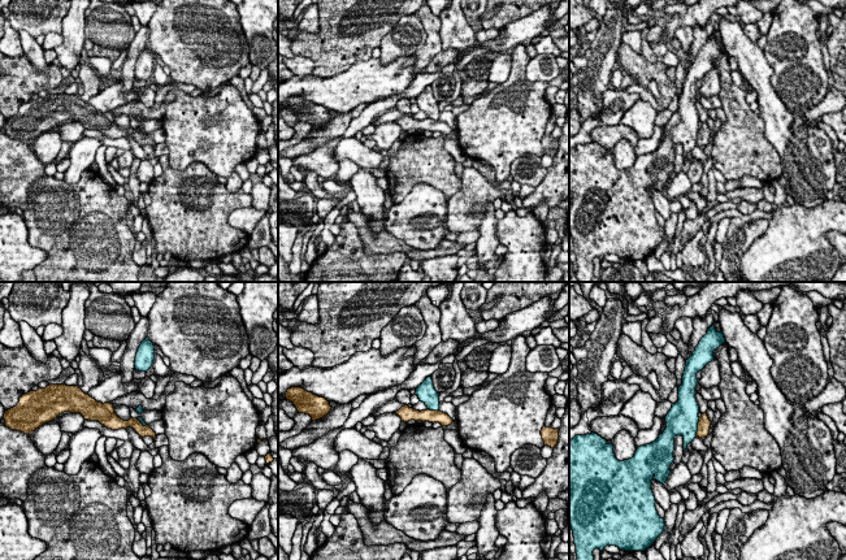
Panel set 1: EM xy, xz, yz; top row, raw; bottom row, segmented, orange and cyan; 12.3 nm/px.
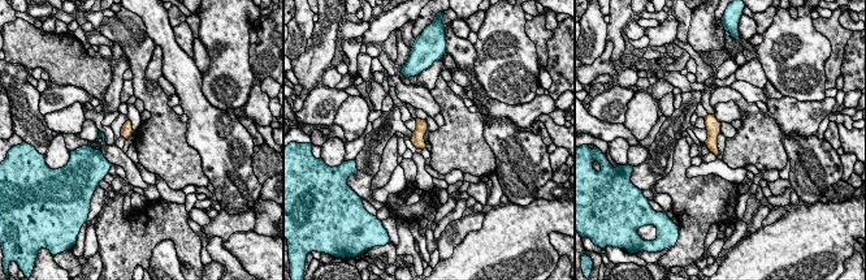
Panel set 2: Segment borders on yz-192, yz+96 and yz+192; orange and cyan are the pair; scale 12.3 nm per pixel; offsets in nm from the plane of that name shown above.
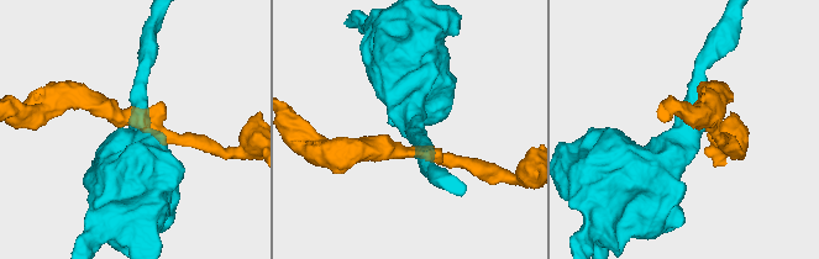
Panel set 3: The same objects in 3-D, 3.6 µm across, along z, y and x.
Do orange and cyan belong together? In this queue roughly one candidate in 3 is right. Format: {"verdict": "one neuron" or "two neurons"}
{"verdict": "two neurons"}

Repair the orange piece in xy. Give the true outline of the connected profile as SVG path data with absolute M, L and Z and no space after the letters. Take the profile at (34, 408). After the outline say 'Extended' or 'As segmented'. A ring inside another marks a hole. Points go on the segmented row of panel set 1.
M49 385L45 388L30 391L19 398L16 407L5 411L5 426L30 434L45 422L55 420L64 412L81 413L84 420L99 421L108 429L118 430L133 427L142 438L156 438L149 425L143 425L138 418L121 420L113 404L99 403L84 394L78 386Z. As segmented

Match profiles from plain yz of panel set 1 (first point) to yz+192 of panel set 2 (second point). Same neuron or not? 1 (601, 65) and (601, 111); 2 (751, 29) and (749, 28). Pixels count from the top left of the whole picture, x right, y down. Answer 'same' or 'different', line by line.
1: different
2: same

